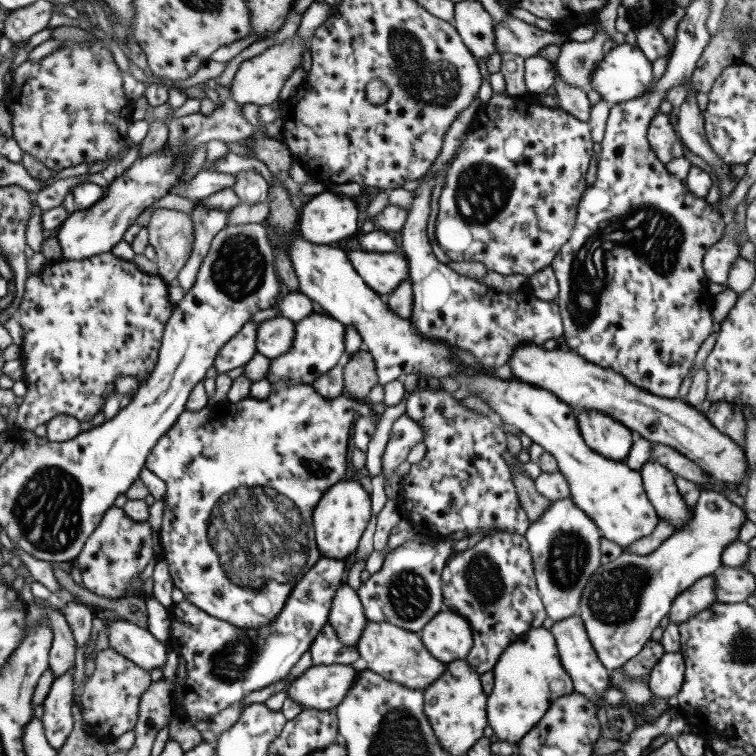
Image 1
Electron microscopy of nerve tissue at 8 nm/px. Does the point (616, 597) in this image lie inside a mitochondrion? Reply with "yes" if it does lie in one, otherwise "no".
yes

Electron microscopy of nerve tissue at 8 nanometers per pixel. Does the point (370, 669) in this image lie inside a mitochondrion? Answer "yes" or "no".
no

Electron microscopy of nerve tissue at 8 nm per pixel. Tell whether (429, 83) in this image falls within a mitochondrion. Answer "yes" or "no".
yes

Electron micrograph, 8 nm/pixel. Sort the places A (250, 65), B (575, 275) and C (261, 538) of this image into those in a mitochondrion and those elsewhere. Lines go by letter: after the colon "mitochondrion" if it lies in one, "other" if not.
A: other
B: mitochondrion
C: mitochondrion

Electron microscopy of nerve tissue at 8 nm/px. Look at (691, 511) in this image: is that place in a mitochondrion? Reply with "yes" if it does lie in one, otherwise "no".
no

